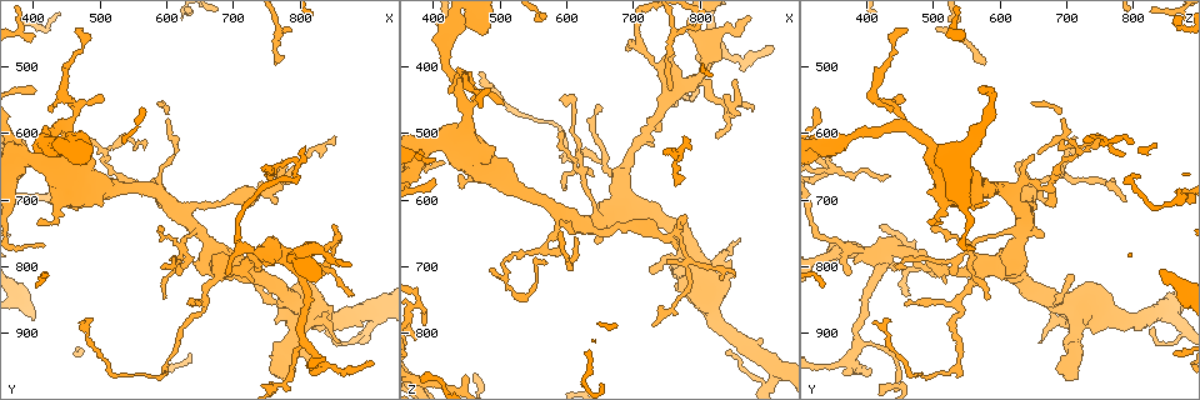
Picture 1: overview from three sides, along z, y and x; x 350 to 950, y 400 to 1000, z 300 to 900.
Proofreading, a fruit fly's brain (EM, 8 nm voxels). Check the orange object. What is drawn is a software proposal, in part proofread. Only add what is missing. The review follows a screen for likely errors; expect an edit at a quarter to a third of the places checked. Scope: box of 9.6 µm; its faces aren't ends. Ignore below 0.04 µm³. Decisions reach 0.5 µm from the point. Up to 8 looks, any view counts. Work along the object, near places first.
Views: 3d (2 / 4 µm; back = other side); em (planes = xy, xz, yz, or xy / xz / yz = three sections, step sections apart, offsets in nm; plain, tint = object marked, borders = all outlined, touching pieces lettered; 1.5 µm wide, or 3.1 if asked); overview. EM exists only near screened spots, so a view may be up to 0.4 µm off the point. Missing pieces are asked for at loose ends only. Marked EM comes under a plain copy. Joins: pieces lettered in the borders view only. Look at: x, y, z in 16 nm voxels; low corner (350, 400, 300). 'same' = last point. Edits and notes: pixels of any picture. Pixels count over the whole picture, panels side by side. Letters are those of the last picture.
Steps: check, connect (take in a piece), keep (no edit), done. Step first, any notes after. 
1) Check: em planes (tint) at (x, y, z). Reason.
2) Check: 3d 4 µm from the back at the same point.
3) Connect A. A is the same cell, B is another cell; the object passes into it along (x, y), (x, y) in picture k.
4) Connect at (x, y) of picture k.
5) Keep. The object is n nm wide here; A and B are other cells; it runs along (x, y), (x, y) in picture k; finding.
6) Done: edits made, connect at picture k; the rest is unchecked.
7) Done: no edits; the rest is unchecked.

Check: em 3.1 µm planes (tint) at (855, 610, 715). An open end.

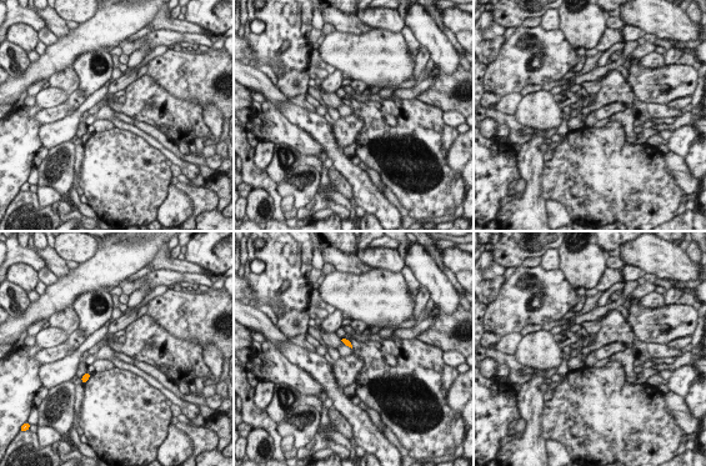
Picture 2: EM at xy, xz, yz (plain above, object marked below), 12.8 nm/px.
Check: em 3.1 µm planes (borders) at the same point.

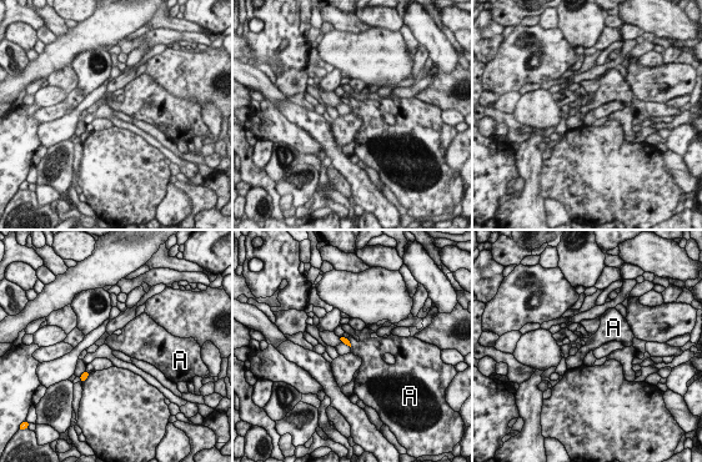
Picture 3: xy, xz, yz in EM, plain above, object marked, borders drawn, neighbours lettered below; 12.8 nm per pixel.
Keep. A is another cell; a border runs along (347, 339), (351, 346) in picture 3; no lettered piece goes on from it.

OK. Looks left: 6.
Check: 3d 4 µm from the back at (730, 700, 795). Tapers out.

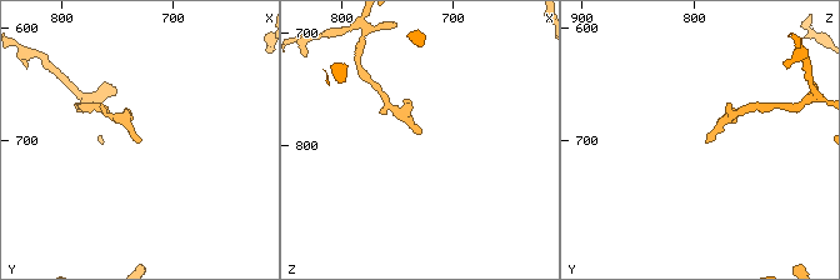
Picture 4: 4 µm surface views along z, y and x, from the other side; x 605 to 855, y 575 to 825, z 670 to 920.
Check: em planes (borders) at (732, 700, 790).

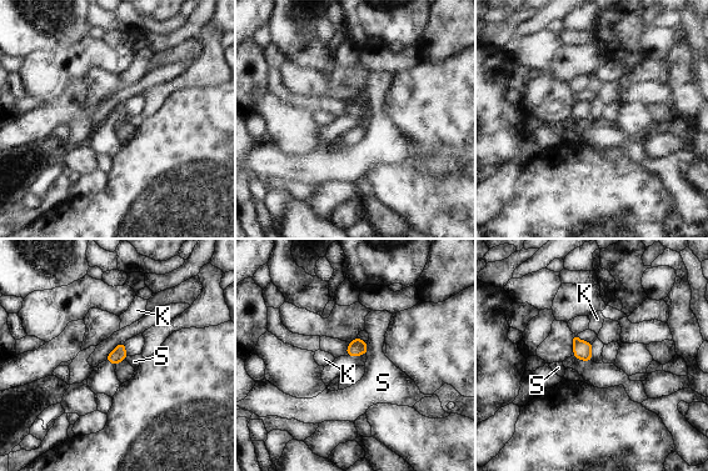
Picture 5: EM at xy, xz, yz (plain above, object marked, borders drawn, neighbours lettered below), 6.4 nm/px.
Keep. K and S are other cells; none of them fits.

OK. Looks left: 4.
Check: 3d 2 µm at (760, 665, 435).

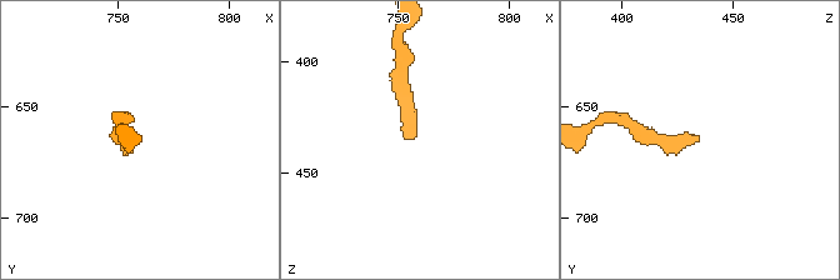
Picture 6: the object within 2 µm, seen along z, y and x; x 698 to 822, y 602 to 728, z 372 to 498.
Check: em planes (borders) at (756, 663, 434). Need the tissue.

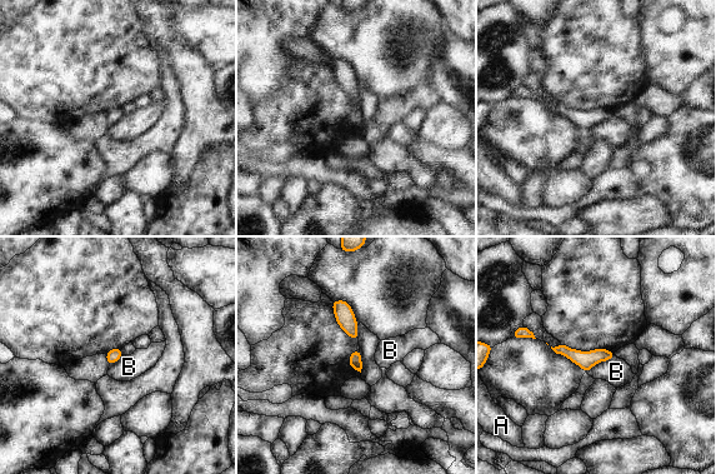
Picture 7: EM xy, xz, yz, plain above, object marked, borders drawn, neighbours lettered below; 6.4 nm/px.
Keep. The object is 90 nm wide here; A and B are other cells; no lettered piece goes on from it.

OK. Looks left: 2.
Done: no edits; the rest is unchecked.

